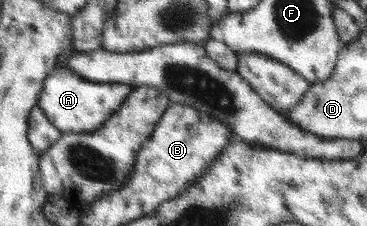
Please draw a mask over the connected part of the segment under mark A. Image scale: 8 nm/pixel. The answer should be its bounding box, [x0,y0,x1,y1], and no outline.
[36,66,133,133]

